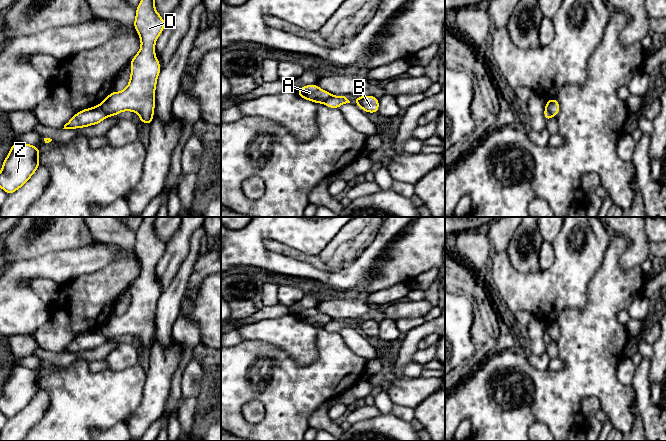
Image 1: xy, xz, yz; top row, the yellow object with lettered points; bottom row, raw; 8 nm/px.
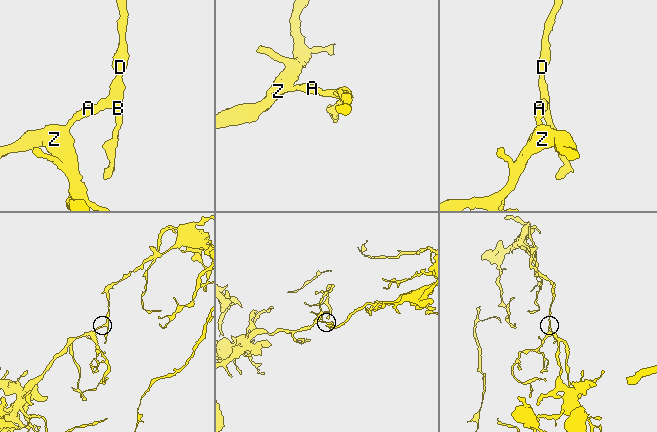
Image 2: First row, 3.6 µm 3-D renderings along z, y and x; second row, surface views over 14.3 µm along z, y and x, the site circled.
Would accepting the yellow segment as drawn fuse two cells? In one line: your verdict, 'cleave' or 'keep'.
cleave

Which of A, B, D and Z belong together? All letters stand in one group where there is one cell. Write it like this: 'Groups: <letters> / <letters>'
Groups: A Z / B D

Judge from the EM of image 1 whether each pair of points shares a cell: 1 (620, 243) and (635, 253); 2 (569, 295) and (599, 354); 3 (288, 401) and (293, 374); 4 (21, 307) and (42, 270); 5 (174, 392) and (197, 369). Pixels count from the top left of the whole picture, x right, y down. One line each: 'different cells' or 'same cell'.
1: different cells
2: different cells
3: same cell
4: same cell
5: different cells

